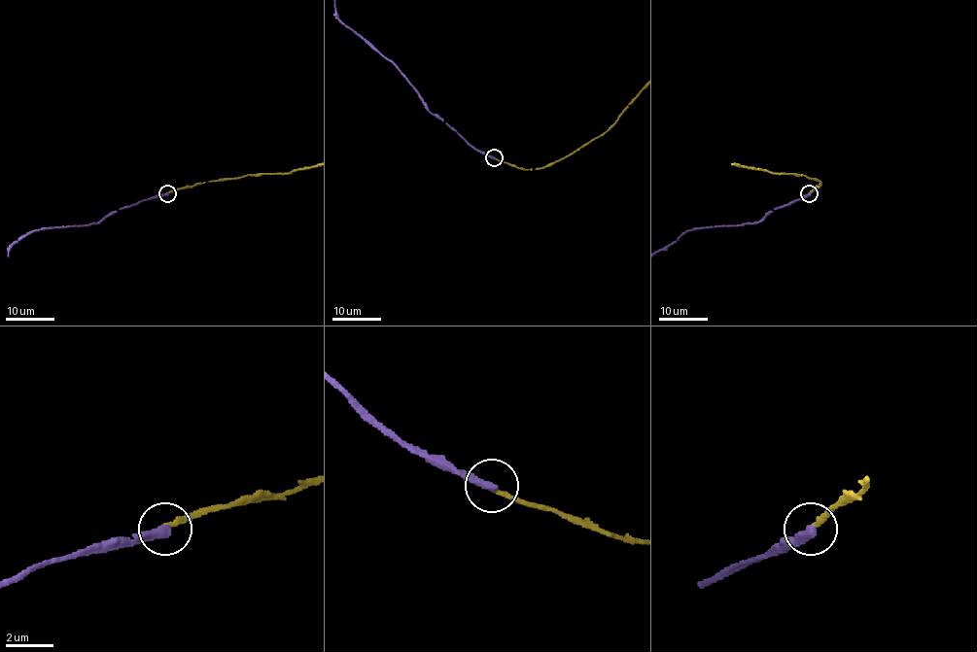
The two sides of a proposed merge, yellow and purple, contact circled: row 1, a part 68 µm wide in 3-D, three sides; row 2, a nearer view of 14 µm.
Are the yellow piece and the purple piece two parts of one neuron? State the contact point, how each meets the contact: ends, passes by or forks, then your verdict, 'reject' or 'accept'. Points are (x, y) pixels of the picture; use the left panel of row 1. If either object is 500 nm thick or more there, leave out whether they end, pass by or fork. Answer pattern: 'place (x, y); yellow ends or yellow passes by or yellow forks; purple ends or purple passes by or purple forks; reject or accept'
place (167, 193); yellow ends; purple ends; reject

